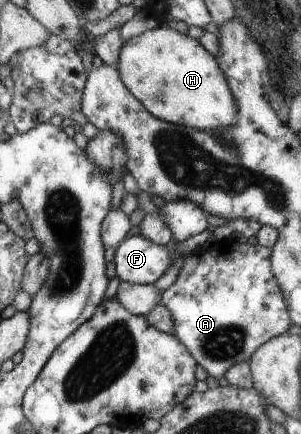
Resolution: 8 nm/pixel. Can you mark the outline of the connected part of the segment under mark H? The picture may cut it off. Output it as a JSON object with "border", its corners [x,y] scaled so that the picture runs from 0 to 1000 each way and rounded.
{"border":[[[548,55],[485,69],[399,106],[382,157],[399,168],[402,189],[465,228],[495,263],[548,281],[641,295],[641,300],[734,300],[787,281],[784,228],[761,207],[757,182],[731,164],[728,145],[694,124],[654,90],[601,78]]]}

